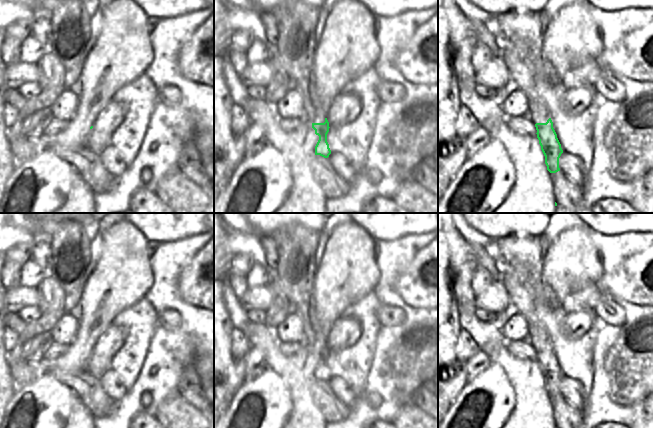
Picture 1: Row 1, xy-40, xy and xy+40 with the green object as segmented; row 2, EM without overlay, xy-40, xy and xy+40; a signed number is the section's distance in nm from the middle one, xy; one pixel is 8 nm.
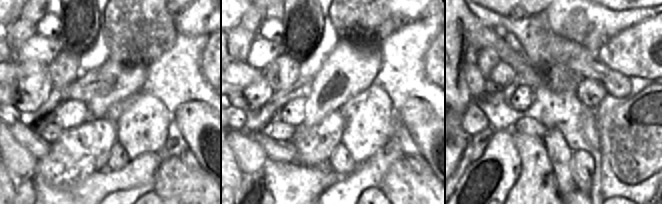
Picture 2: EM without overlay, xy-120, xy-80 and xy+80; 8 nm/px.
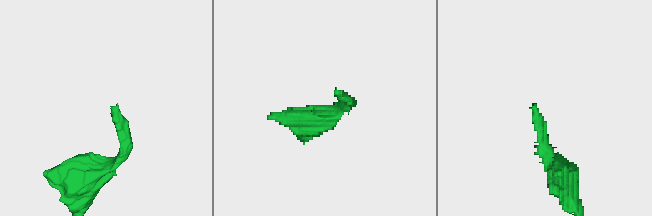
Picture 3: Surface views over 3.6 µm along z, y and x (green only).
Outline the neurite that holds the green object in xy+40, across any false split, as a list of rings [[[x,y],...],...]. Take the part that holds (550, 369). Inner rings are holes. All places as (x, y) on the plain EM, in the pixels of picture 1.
[[[551,342],[546,347],[536,347],[537,362],[541,370],[541,374],[545,380],[545,388],[550,397],[560,395],[559,382],[563,377],[561,368],[557,362],[557,358],[553,352]]]

